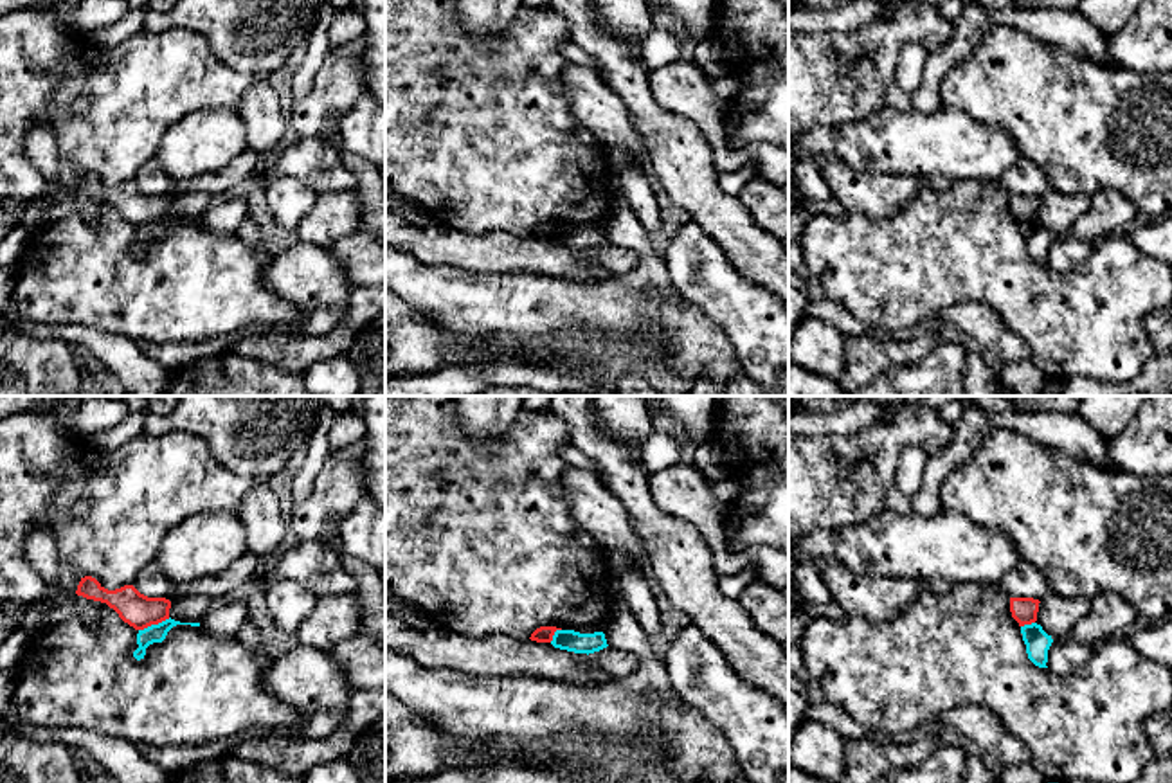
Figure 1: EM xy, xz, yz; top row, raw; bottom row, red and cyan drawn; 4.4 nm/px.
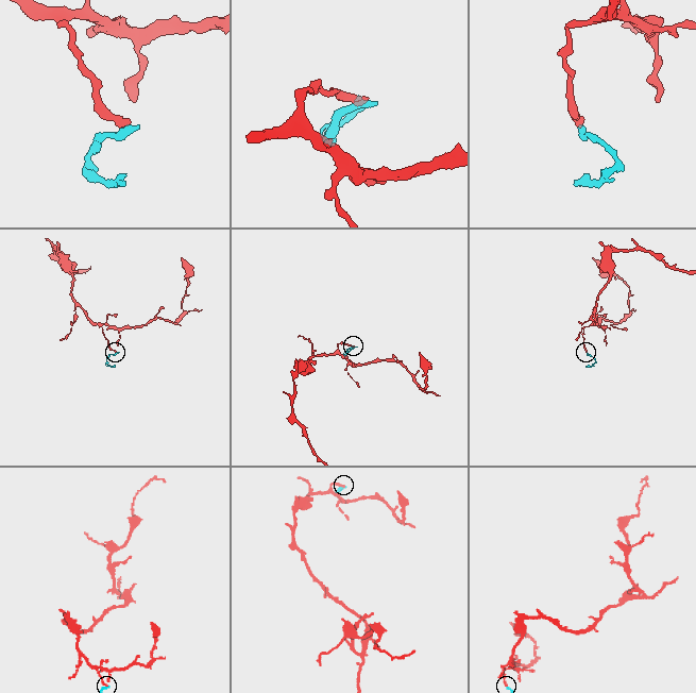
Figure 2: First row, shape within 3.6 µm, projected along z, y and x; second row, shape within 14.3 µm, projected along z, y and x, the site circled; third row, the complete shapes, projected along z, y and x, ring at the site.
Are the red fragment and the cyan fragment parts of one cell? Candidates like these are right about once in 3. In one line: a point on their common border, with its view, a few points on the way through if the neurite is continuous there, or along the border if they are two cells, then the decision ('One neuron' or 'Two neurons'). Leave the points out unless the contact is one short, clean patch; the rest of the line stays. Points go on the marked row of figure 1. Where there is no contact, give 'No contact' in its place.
Touches red at xy (153, 623). Boundary: xy (170, 618), (139, 630). Two neurons

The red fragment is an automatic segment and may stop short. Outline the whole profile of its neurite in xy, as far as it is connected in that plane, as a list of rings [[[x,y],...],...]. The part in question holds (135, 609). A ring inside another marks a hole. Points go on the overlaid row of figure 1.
[[[85,576],[79,581],[76,594],[86,599],[106,603],[119,614],[124,623],[135,630],[144,630],[151,625],[158,625],[169,619],[169,599],[148,598],[140,594],[133,585],[108,590],[95,578]]]

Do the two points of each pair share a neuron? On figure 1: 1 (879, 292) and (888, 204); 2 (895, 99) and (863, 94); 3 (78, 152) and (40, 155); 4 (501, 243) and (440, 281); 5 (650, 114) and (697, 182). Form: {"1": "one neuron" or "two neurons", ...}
{"1": "two neurons", "2": "two neurons", "3": "two neurons", "4": "two neurons", "5": "one neuron"}

